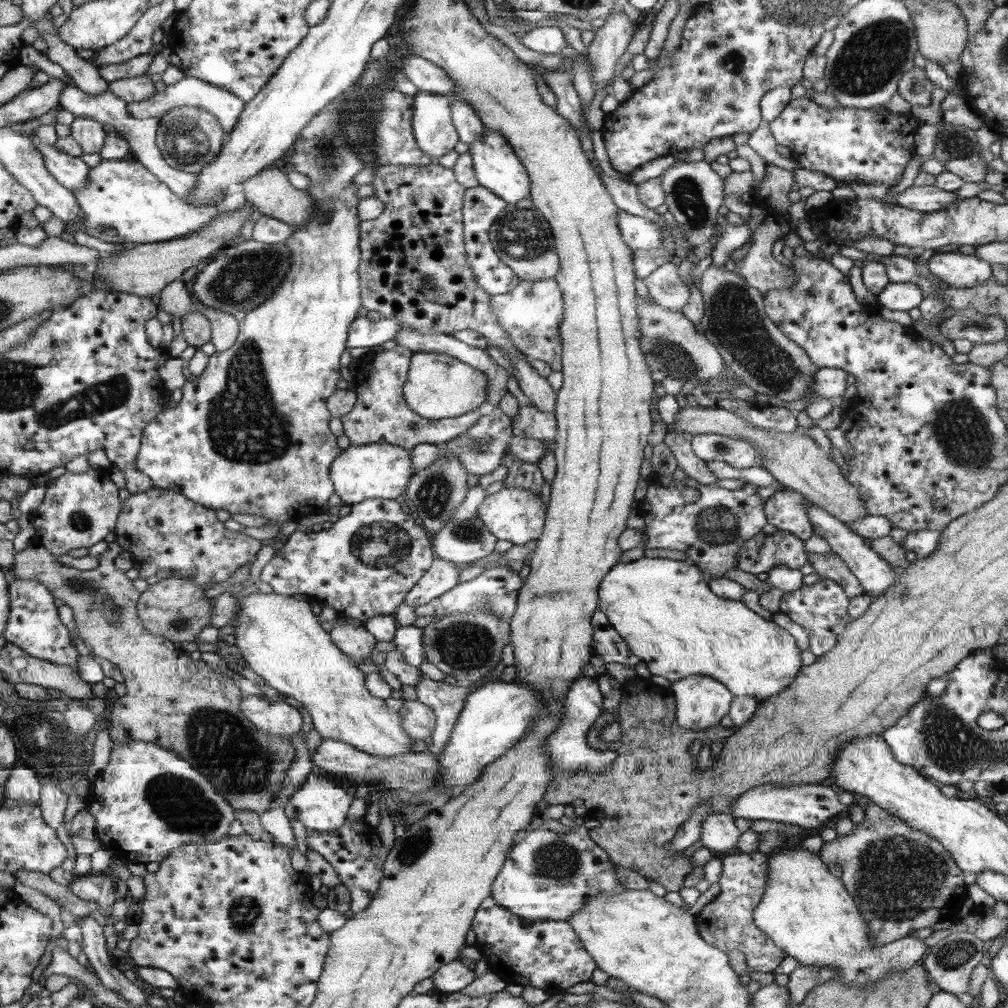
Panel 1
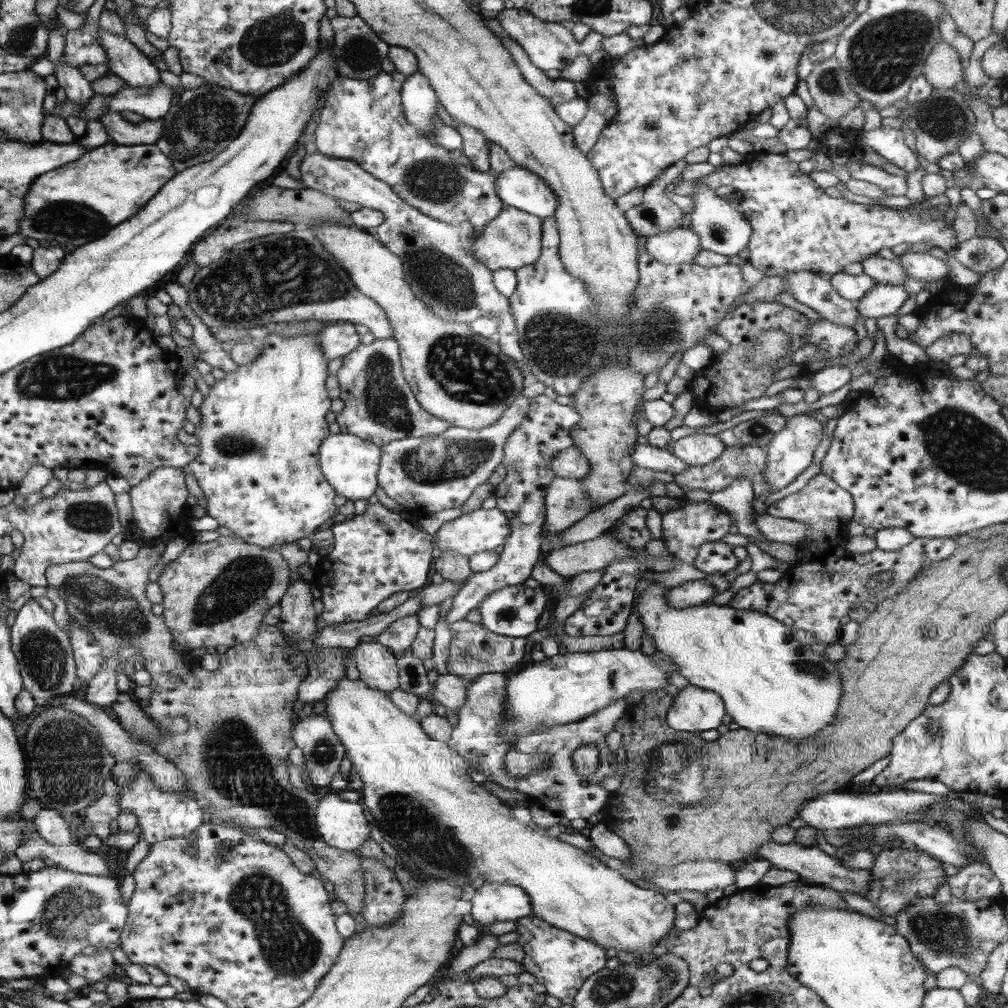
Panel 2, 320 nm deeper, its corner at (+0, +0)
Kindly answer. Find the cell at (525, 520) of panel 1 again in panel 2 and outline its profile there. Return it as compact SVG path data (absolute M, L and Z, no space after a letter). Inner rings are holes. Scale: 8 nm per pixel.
M497 507L492 510L480 508L474 510L471 514L466 514L442 524L442 527L434 534L438 549L452 551L452 553L461 554L461 556L470 557L473 554L485 551L495 551L500 545L506 544L508 536L511 534L510 522L504 517L504 513Z

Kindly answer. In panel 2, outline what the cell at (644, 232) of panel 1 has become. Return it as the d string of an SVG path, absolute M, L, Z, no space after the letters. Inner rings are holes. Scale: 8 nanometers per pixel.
M680 227L645 237L652 258L668 266L694 263L703 249L698 234L690 228Z

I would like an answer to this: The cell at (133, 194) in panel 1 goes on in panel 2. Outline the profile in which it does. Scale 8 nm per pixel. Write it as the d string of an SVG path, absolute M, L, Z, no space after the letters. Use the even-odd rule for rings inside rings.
M109 140L106 144L84 153L84 156L80 157L79 160L69 162L67 165L61 166L59 169L41 174L31 182L29 191L24 195L24 216L23 220L19 222L19 233L22 234L23 237L28 236L28 238L34 238L34 240L49 246L65 248L68 244L72 244L72 246L76 247L88 244L89 242L104 237L121 222L130 220L132 216L138 213L139 210L155 196L156 193L160 192L163 186L167 184L167 181L171 180L177 172L178 171L175 169L172 158L170 158L167 154L164 154L163 151L160 150L160 147L154 144L128 146L121 145L120 143L113 143Z

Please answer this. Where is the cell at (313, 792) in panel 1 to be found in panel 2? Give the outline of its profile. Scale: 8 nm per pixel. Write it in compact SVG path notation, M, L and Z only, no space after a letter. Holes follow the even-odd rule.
M334 791L319 802L315 821L319 833L338 850L356 852L366 840L370 840L370 826L362 804L346 802Z

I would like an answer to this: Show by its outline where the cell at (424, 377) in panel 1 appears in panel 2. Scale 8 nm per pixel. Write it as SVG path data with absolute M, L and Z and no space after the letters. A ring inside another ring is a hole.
M335 222L316 224L314 228L317 237L334 255L336 263L350 275L355 286L384 309L393 330L393 338L402 349L403 374L424 410L436 418L444 419L452 427L468 430L480 430L498 422L508 406L522 395L525 377L516 362L503 353L501 346L496 341L475 333L468 323L446 322L441 319L413 293L403 271L403 258L380 243L373 231L362 229L354 223L342 226Z

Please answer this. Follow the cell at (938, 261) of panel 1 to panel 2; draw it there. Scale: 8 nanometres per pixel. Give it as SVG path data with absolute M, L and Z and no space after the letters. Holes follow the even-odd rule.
M905 252L899 256L900 265L906 271L905 278L921 282L947 280L952 268L927 252Z

